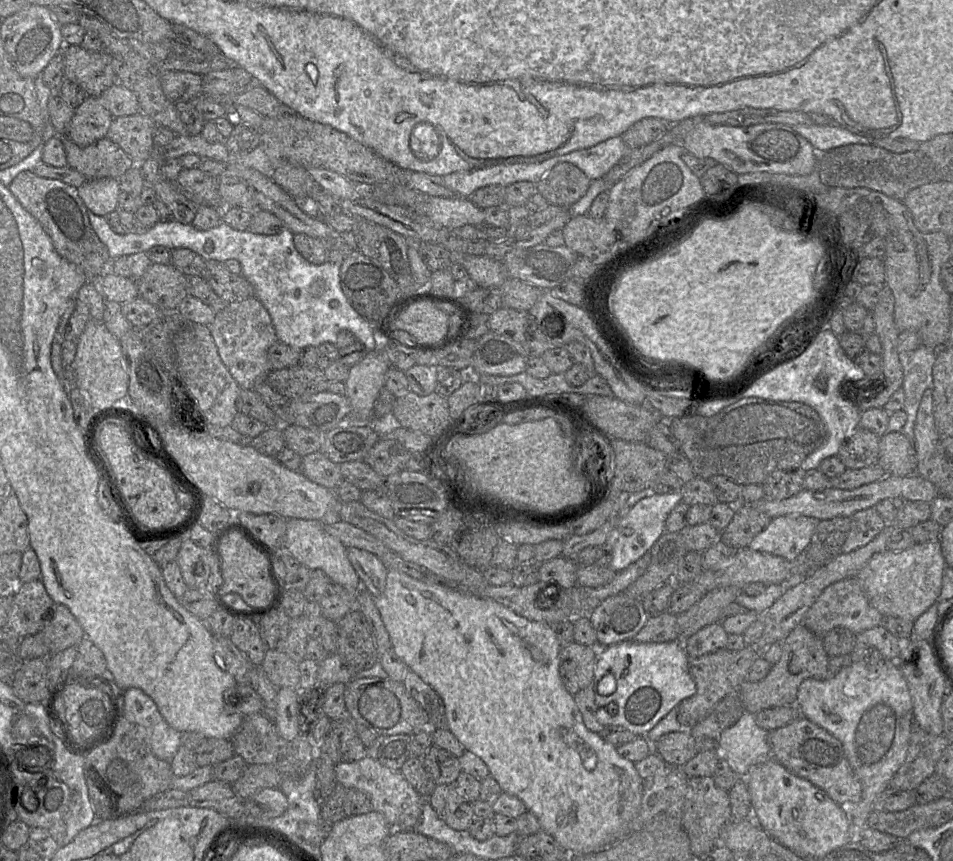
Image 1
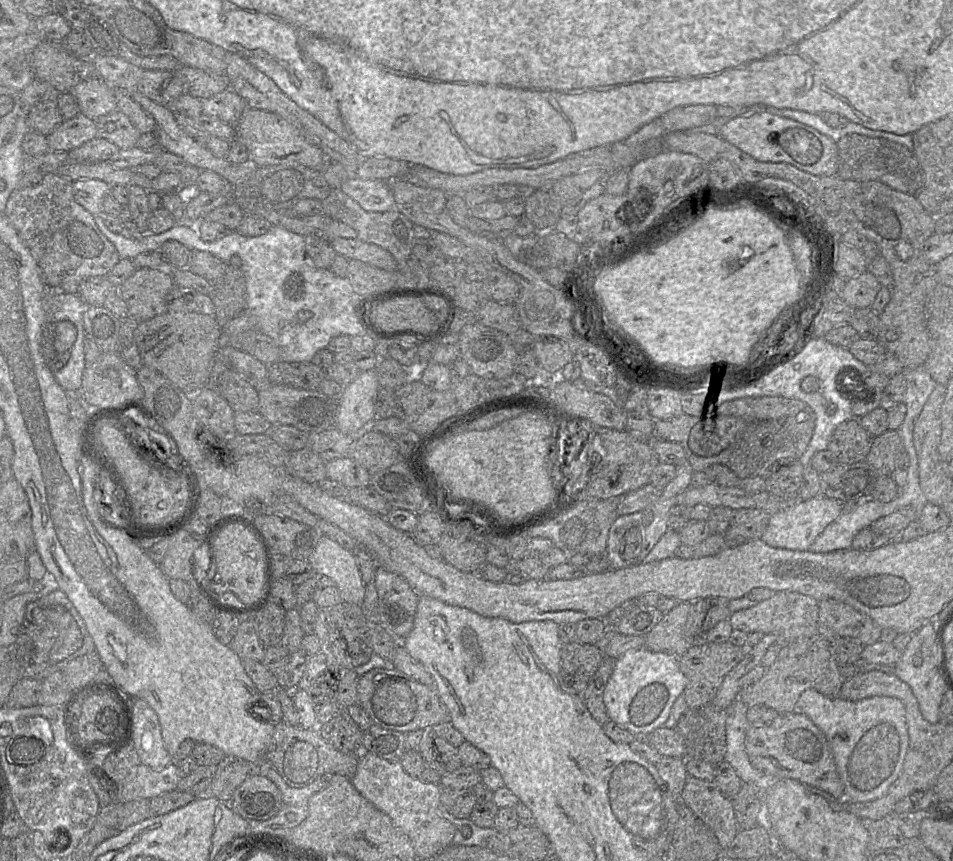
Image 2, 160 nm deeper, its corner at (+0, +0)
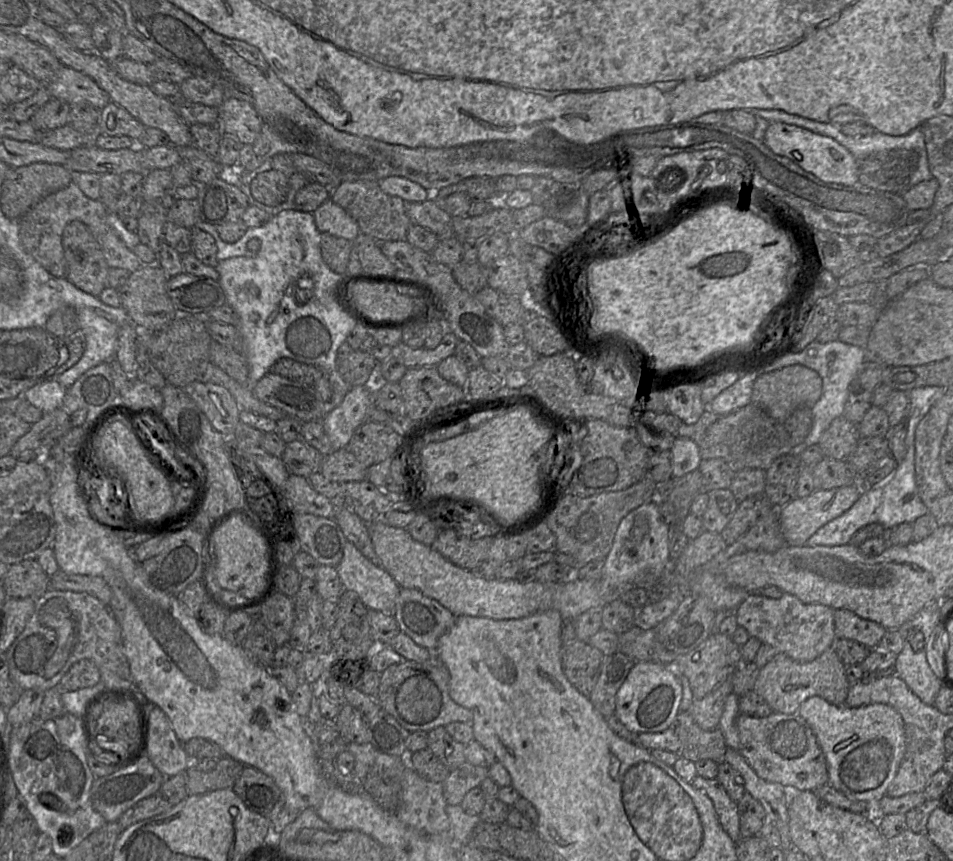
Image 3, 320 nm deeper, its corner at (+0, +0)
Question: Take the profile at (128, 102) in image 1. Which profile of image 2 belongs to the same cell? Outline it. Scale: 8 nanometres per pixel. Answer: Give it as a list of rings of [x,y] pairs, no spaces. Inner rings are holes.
[[[93,76],[81,81],[68,92],[76,98],[81,112],[91,119],[117,110],[113,87],[101,77]]]

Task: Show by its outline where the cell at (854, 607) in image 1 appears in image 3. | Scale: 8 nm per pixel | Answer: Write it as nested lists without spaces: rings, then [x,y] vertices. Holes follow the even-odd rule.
[[[846,609],[834,610],[836,639],[849,639],[859,642],[869,649],[878,647],[887,629],[880,624],[859,617]]]

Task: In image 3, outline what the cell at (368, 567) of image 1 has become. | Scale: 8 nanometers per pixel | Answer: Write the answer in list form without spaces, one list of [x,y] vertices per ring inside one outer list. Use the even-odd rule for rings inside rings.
[[[401,588],[393,616],[400,631],[419,646],[433,651],[439,638],[456,620],[449,609],[414,588]]]

